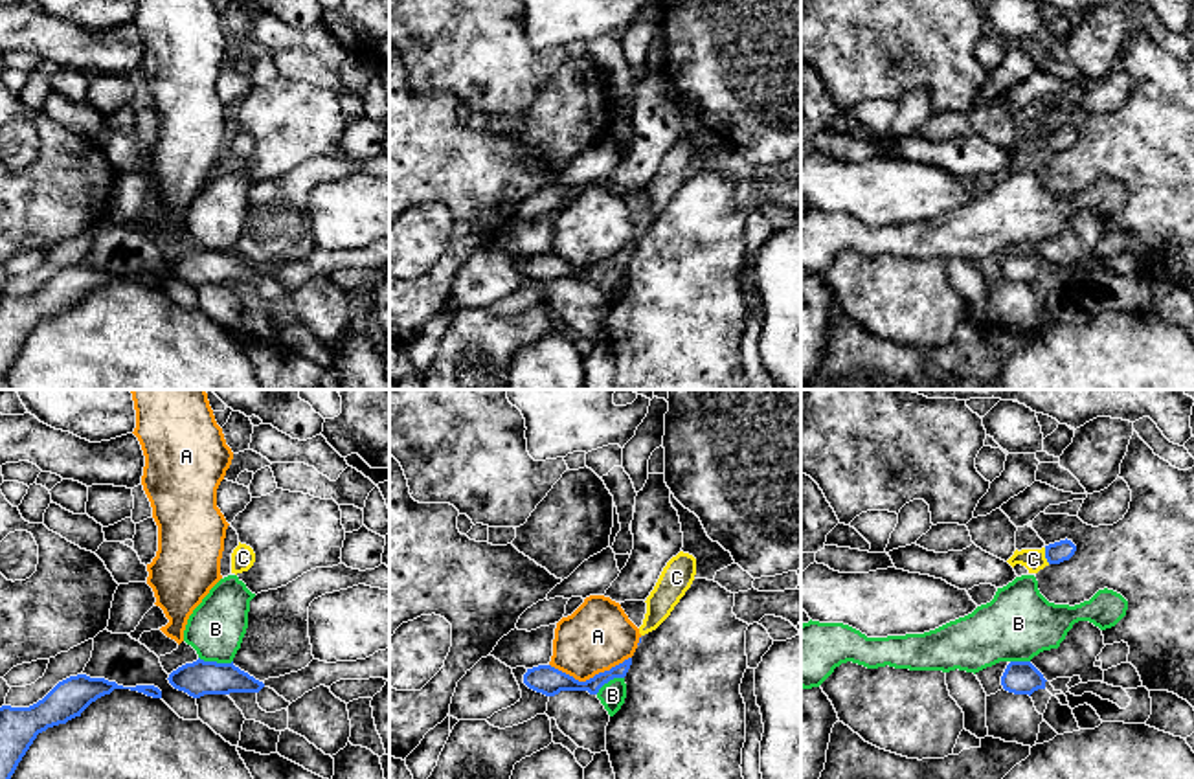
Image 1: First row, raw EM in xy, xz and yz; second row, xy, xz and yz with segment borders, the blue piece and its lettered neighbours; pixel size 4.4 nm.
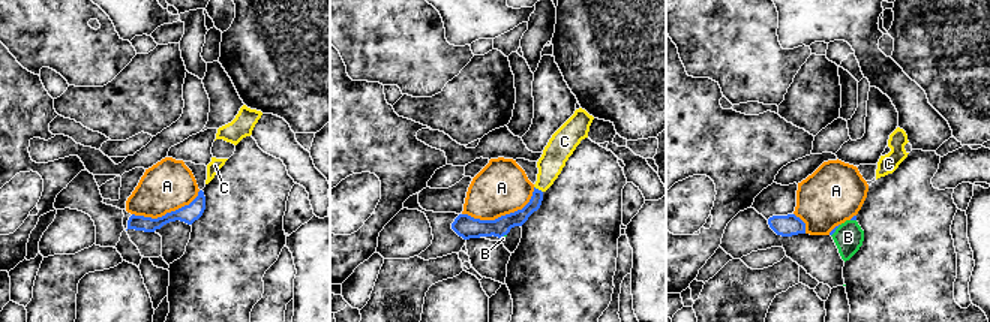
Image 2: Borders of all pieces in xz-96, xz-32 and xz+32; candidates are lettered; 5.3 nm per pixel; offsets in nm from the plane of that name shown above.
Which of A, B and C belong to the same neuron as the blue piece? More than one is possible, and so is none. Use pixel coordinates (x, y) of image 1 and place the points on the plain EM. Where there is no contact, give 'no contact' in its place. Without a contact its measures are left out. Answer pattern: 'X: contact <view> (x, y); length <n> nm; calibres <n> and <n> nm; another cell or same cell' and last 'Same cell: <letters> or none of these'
A: contact xz (590, 267); length 360 nm; calibres 130 and 300 nm; another cell
B: contact xy (215, 250); length 150 nm; calibres 150 and 260 nm; another cell
C: contact yz (1046, 144); length 80 nm; calibres 90 and 100 nm; same cell
Same cell: C

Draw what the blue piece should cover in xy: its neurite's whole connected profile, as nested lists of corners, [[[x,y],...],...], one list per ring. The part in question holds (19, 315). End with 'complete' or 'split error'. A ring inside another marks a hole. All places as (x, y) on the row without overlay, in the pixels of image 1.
[[[86,263],[70,265],[59,270],[42,288],[29,296],[0,296],[0,390],[13,390],[7,373],[18,351],[39,322],[66,312],[97,287],[114,277],[130,277],[152,287],[162,287],[154,274],[123,276],[105,266]]]; complete

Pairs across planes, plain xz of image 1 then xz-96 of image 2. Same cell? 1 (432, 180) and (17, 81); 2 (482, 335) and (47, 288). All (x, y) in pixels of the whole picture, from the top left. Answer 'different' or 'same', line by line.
1: same
2: same

